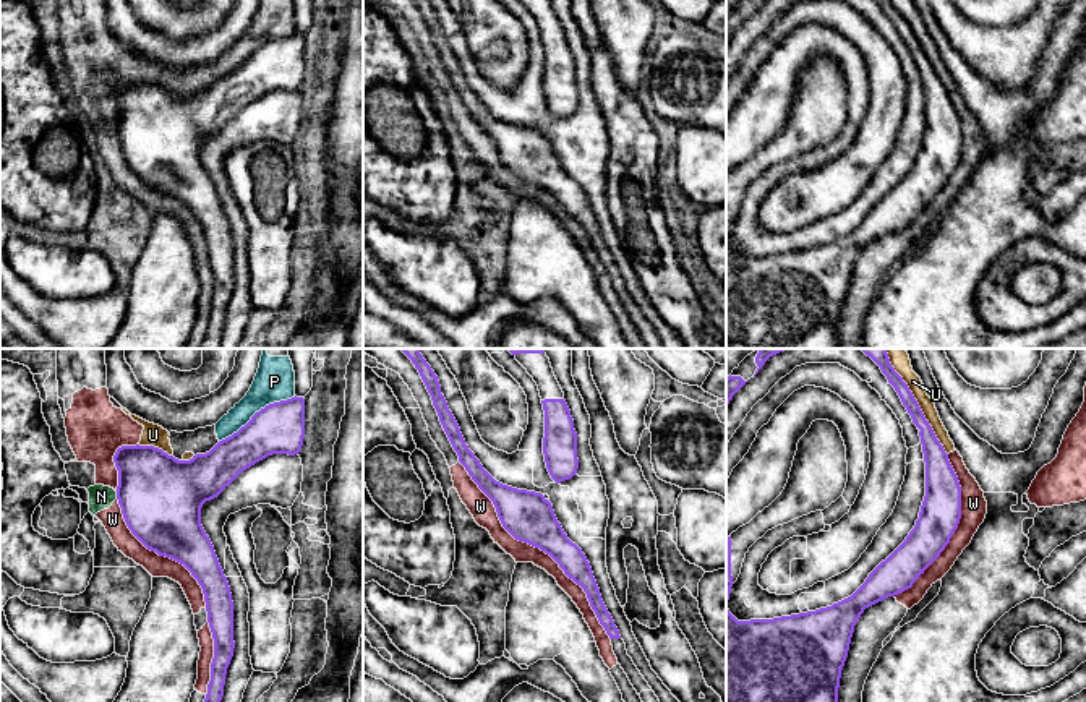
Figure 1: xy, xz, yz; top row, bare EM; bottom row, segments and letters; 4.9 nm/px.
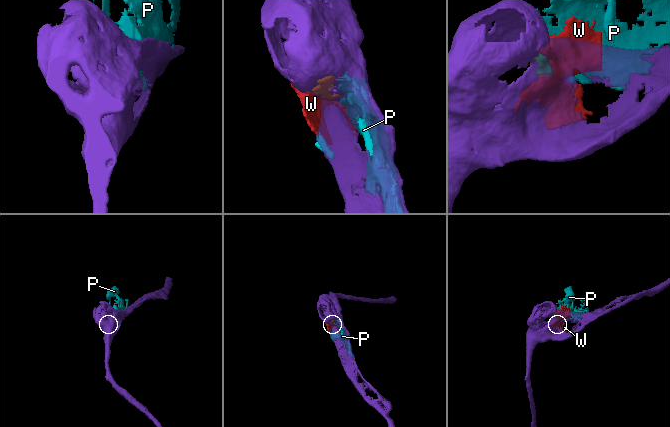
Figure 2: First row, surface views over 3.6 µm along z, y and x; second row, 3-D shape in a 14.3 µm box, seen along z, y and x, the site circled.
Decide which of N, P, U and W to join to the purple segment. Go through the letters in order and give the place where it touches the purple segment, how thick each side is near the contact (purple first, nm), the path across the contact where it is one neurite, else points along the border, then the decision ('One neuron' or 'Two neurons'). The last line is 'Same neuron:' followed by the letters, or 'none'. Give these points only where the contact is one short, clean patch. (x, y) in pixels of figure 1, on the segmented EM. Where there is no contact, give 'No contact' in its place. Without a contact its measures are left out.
N: Touches purple at xy (117, 495). Thickness 420 nm (purple) against 120 nm. Two neurons
P: Touches purple at xy (256, 412). Thickness 260 nm (purple) against 200 nm. Two neurons
U: Touches purple at yz (916, 402). Thickness 100 nm (purple) against 100 nm. Two neurons
W: Touches purple at xz (537, 547). Thickness 240 nm (purple) against 100 nm. Two neurons
Same neuron: none

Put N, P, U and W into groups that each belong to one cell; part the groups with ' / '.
N P U W

